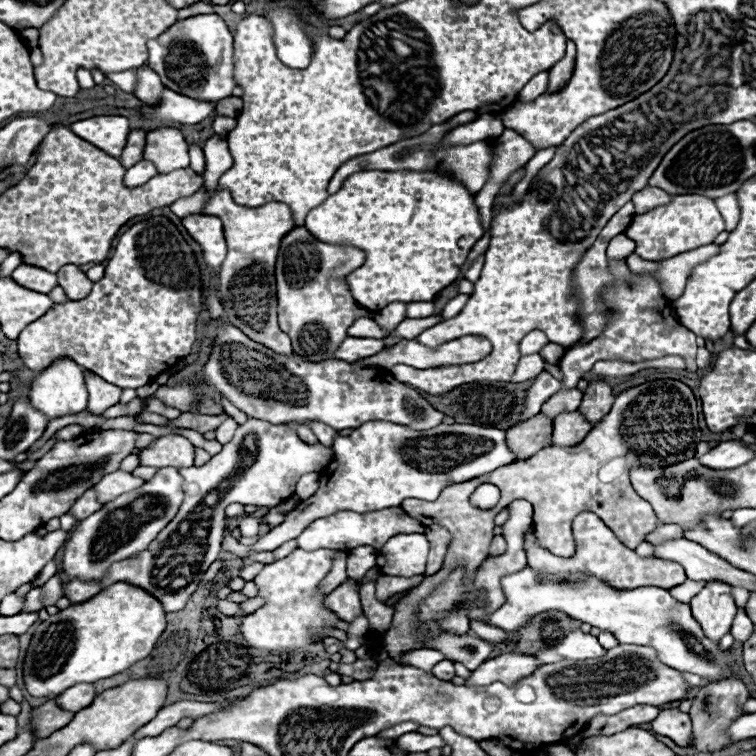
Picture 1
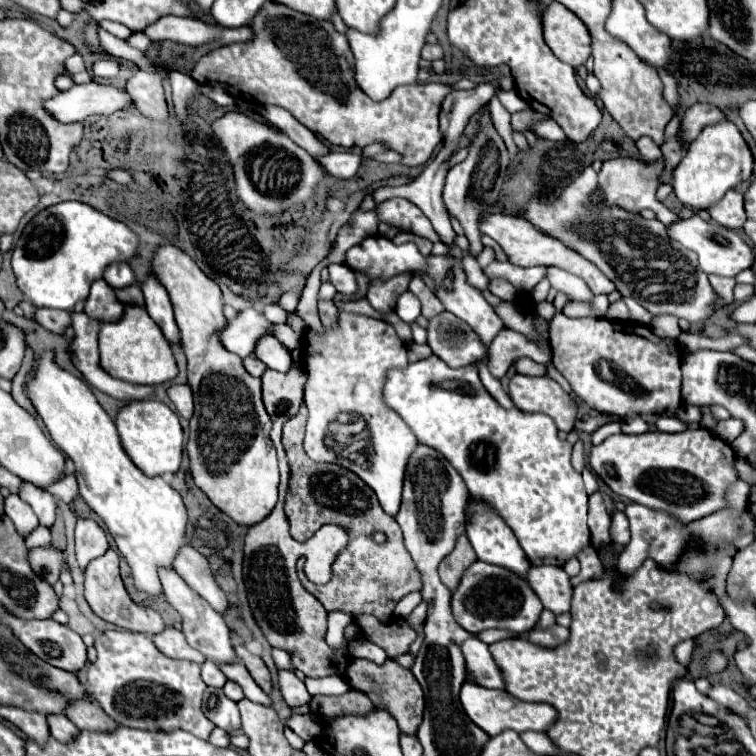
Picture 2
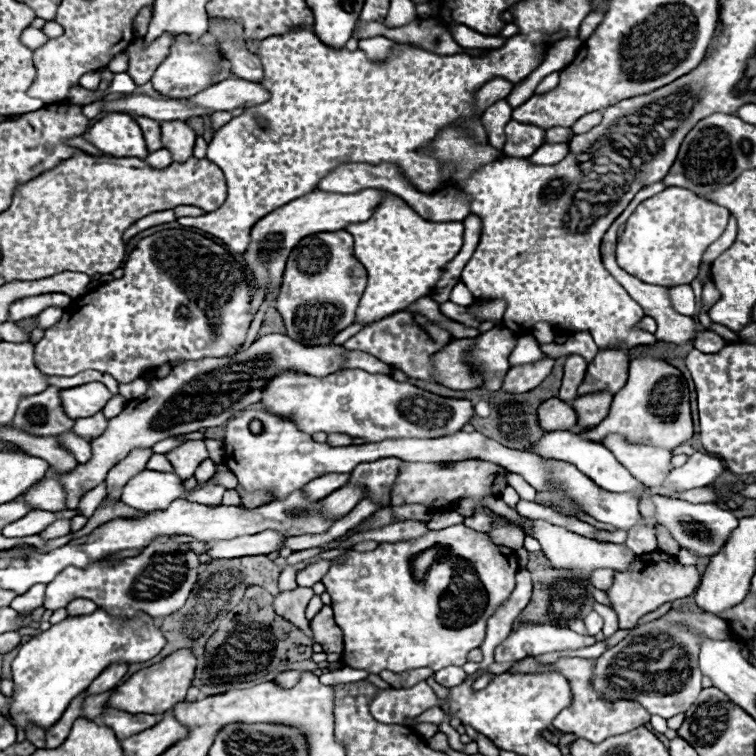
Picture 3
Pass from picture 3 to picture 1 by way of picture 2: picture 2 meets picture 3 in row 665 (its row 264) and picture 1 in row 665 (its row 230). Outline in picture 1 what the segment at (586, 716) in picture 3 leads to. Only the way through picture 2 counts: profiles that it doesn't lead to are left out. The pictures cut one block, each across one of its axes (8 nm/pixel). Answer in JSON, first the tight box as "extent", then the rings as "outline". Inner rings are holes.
{"extent":[466,654,540,686],"outline":[[[500,654],[476,668],[472,676],[466,678],[466,686],[486,686],[492,682],[514,686],[524,676],[534,674],[538,666],[540,662],[528,654]]]}

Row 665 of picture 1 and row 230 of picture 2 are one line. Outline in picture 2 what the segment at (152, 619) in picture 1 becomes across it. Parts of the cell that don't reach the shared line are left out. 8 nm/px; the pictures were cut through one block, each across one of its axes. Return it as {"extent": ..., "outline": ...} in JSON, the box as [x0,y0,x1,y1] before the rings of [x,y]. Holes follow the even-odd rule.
{"extent":[12,202,140,310],"outline":[[[60,202],[50,208],[38,212],[24,228],[16,250],[12,254],[12,268],[16,274],[16,284],[24,292],[24,296],[36,308],[60,308],[72,310],[78,300],[86,300],[90,292],[90,284],[104,276],[104,270],[114,262],[132,262],[138,256],[140,238],[130,230],[124,222],[106,216],[104,212],[96,210],[84,202]]]}

